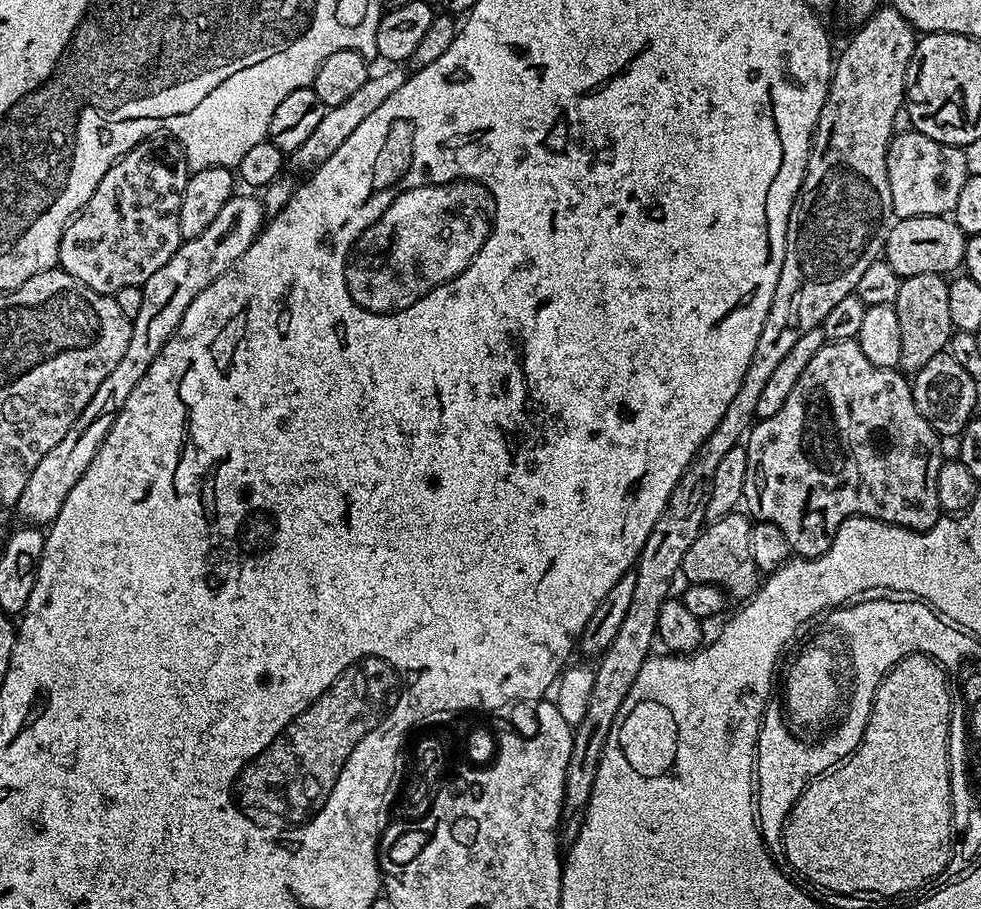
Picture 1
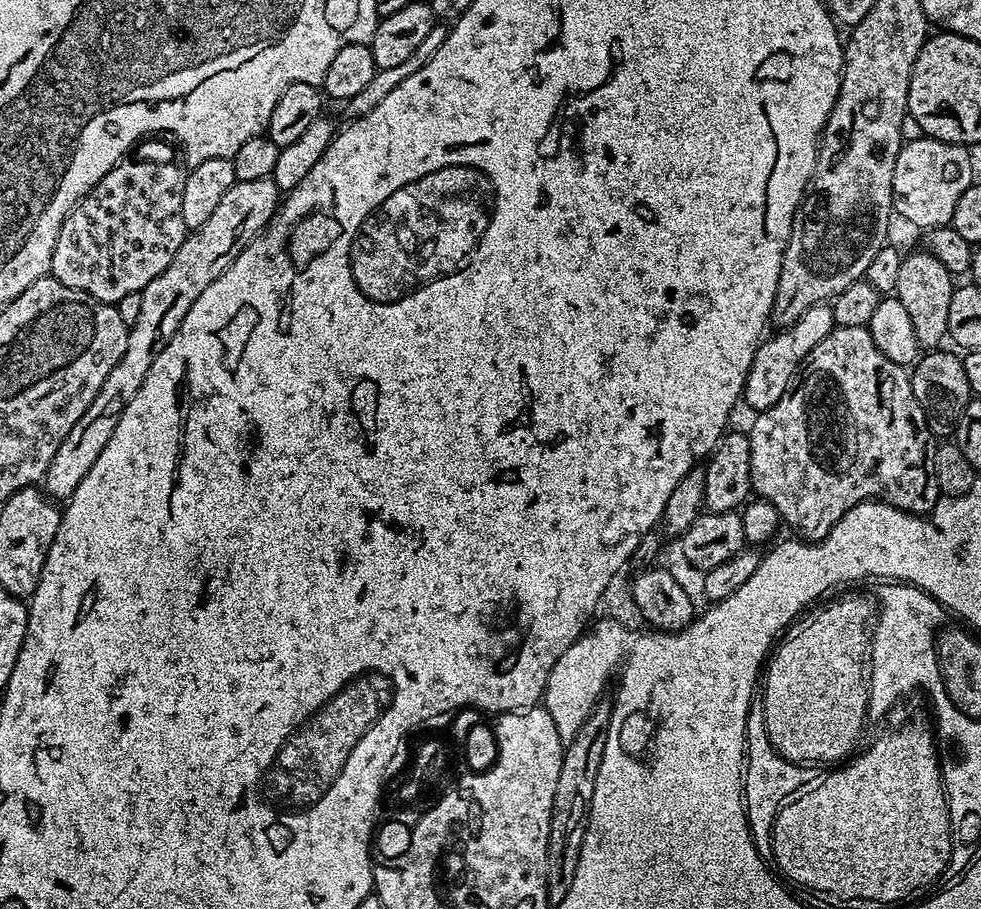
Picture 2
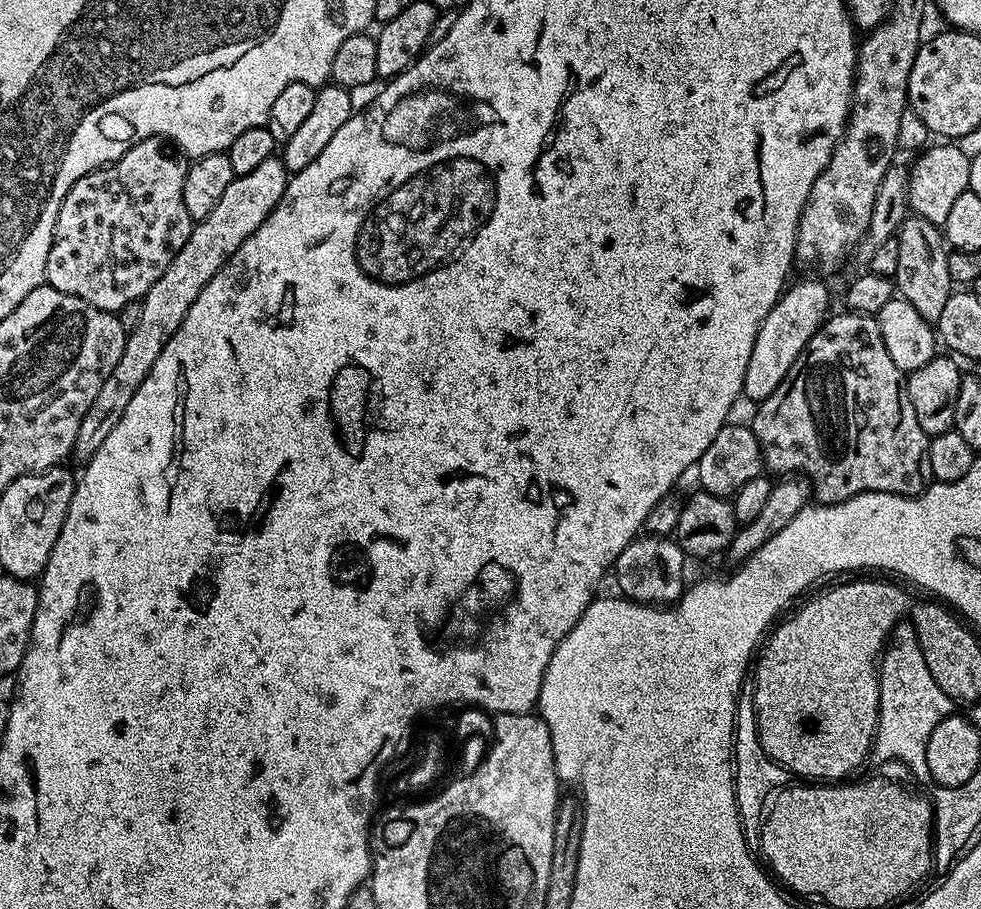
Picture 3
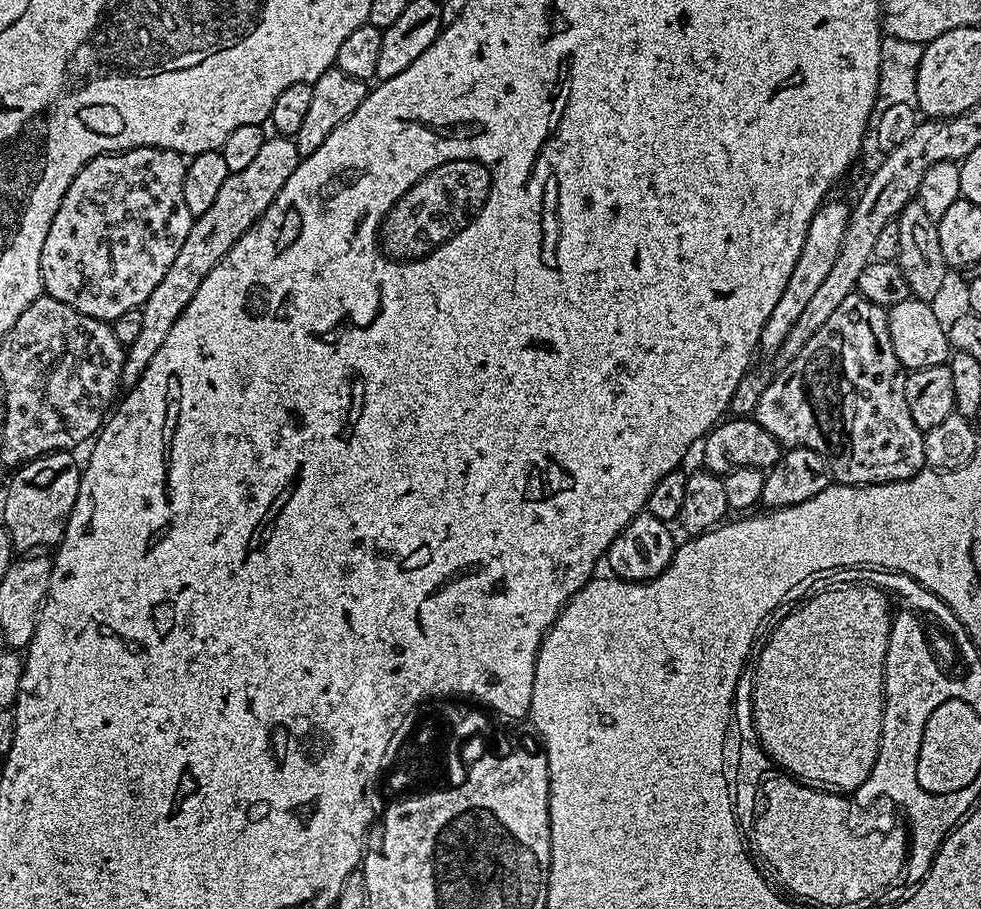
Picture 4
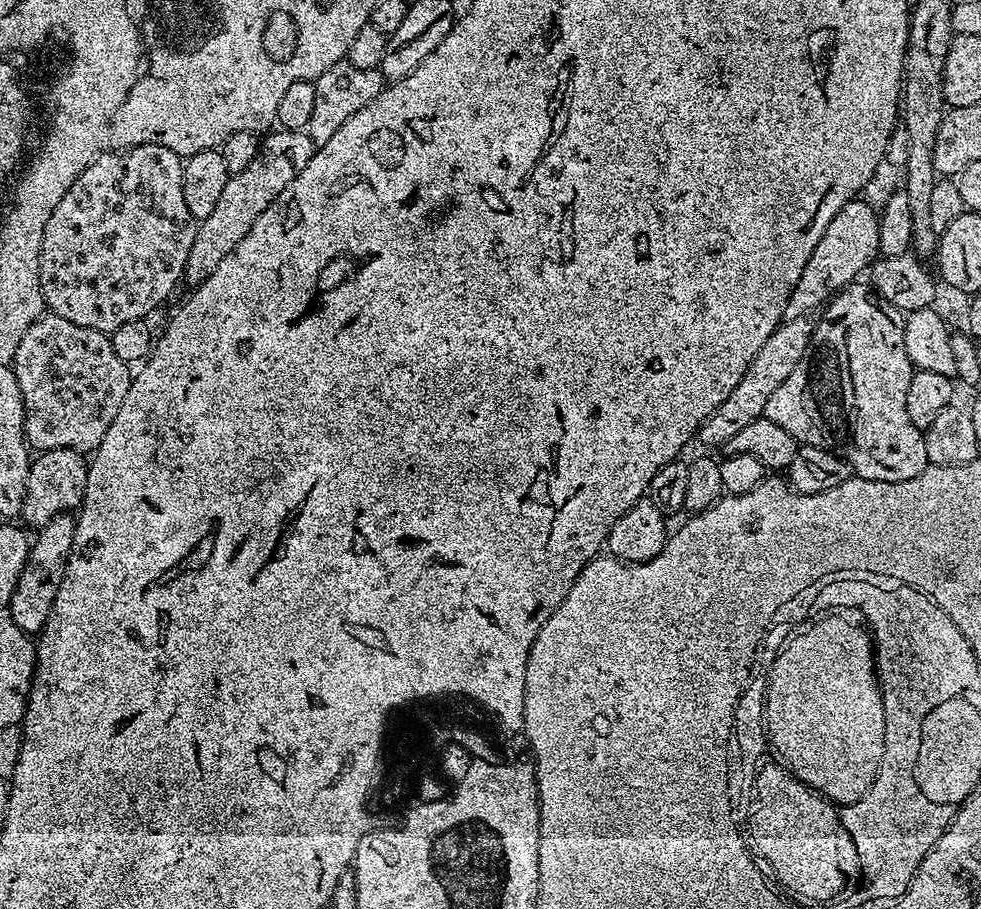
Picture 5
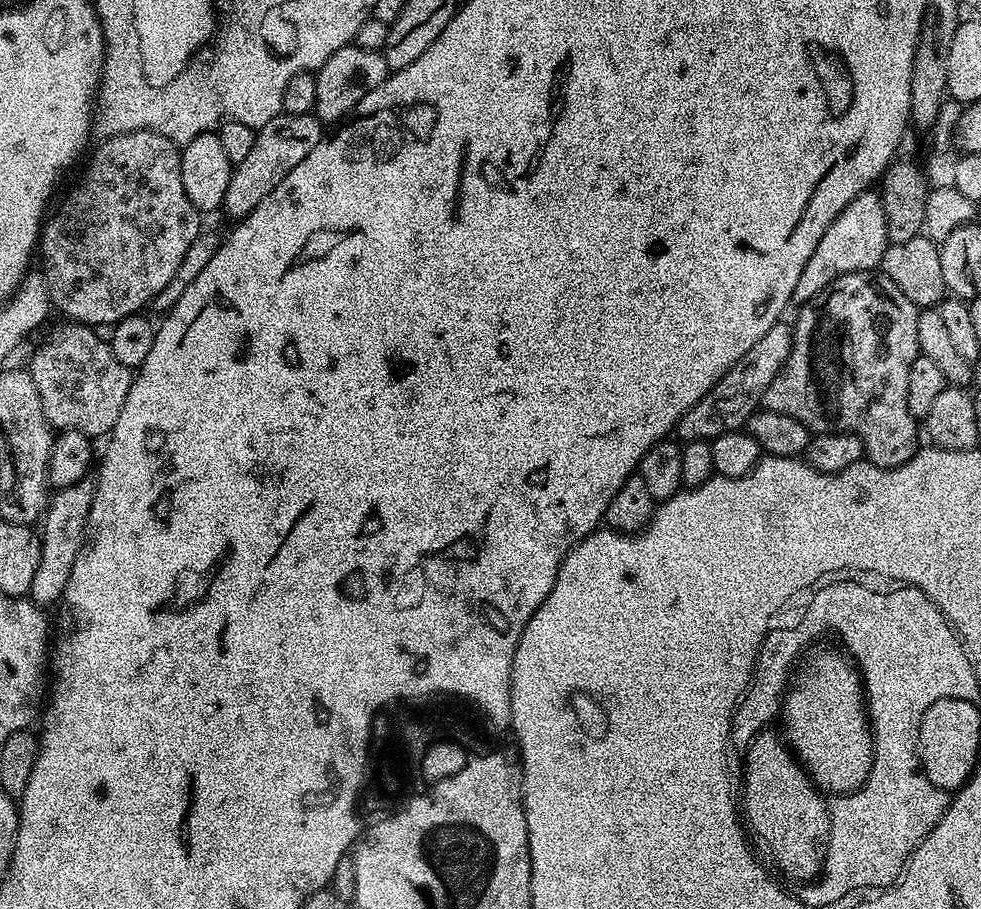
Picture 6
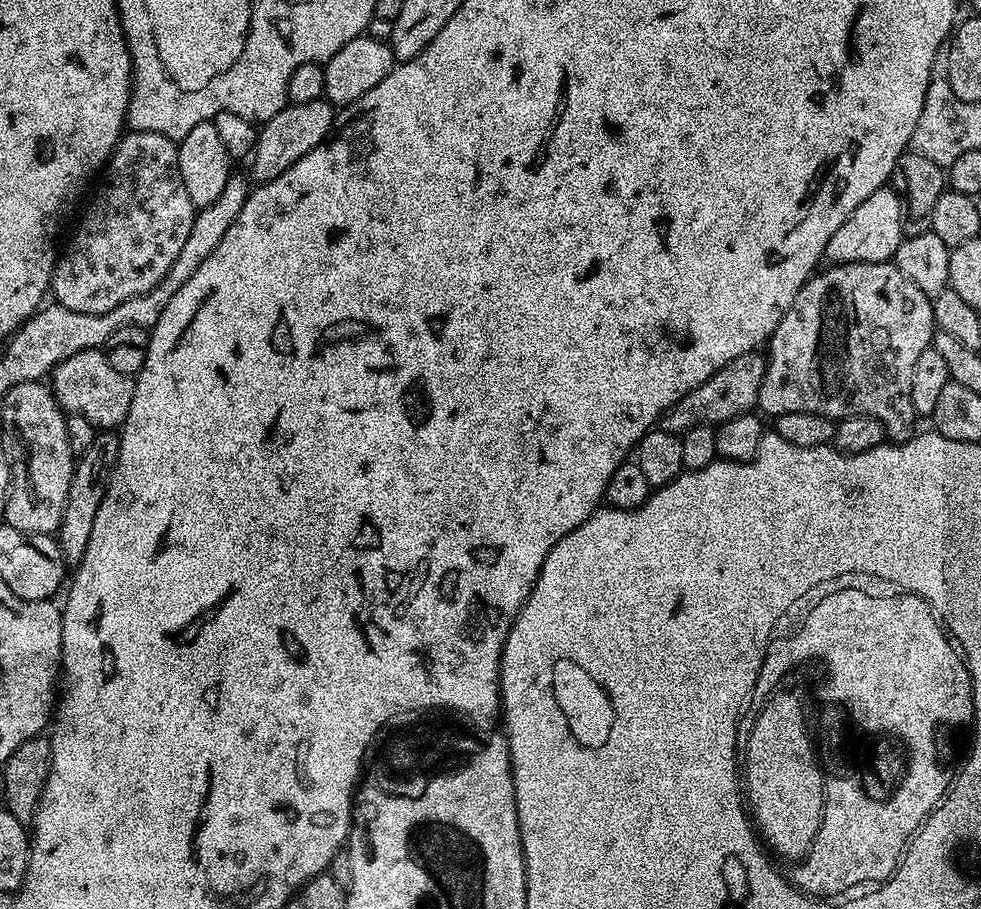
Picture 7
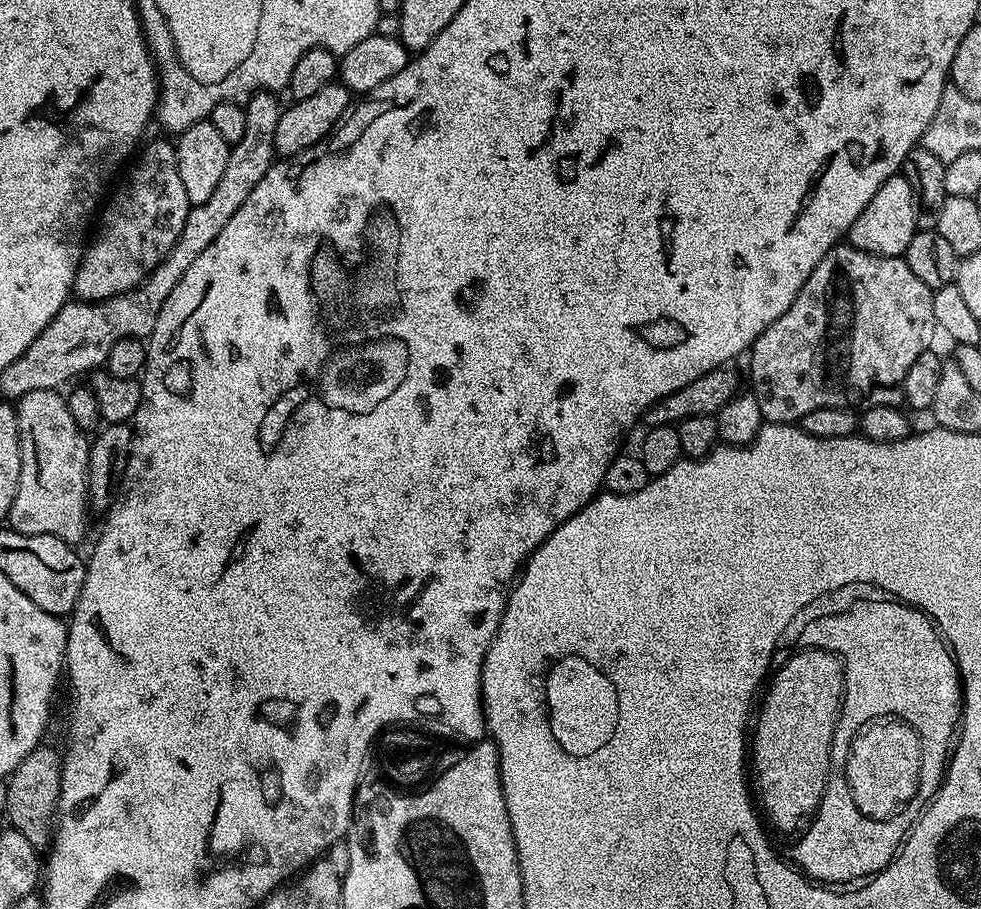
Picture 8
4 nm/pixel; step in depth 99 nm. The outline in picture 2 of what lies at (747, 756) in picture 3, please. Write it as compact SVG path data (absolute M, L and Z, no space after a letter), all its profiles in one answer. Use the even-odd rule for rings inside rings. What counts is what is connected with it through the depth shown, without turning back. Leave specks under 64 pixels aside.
M754 700L747 711L745 747L744 807L755 848L765 860L771 859L772 828L777 811L785 800L813 781L811 767L784 759L773 748L766 730L761 701Z

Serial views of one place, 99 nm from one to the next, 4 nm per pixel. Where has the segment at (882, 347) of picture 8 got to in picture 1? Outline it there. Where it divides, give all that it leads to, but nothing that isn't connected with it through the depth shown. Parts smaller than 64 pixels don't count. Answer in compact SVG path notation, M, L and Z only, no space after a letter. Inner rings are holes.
M830 340L806 362L802 378L794 382L790 398L778 414L757 419L747 437L748 461L743 503L760 520L768 520L786 534L797 557L821 556L836 536L840 524L851 516L869 516L909 532L925 532L941 518L938 470L941 437L918 414L912 386L905 373L874 366L854 340Z

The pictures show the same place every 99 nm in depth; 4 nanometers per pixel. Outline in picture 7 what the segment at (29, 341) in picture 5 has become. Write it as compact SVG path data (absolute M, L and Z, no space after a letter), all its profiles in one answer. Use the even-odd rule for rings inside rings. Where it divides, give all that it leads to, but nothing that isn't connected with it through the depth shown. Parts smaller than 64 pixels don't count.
M87 348L78 354L70 354L50 373L50 387L56 401L65 413L86 418L100 430L116 430L123 425L130 410L130 398L134 398L133 377L118 374L98 348Z

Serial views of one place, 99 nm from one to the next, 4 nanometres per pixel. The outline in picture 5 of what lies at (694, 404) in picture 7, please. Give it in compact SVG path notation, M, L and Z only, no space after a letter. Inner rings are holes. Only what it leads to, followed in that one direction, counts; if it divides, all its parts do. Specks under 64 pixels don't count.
M792 314L781 319L774 331L766 338L766 342L762 342L758 354L754 354L746 374L742 374L742 378L730 390L730 394L726 394L724 401L700 423L698 440L704 444L725 445L734 434L738 434L738 430L742 430L749 422L763 417L764 407L770 394L774 394L774 390L778 390L778 386L786 382L790 370L798 366L798 358L806 354L806 346L810 342L814 327L813 321L811 319L808 321L808 318L804 314Z

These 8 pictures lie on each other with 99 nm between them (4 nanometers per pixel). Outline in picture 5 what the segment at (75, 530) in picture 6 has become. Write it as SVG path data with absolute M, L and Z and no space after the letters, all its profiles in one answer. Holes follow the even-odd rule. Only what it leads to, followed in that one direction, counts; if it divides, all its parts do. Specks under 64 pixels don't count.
M59 514L50 518L50 522L39 525L35 529L36 536L34 532L31 537L26 564L18 574L14 592L7 606L14 622L18 622L18 626L22 626L26 633L39 633L48 620L50 610L54 606L54 594L58 594L58 586L64 577L75 529L76 521L71 515Z

